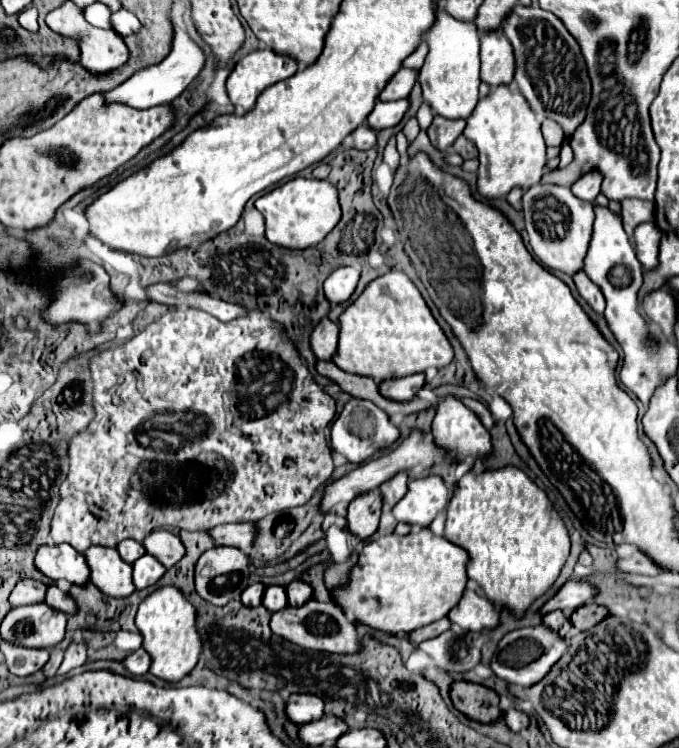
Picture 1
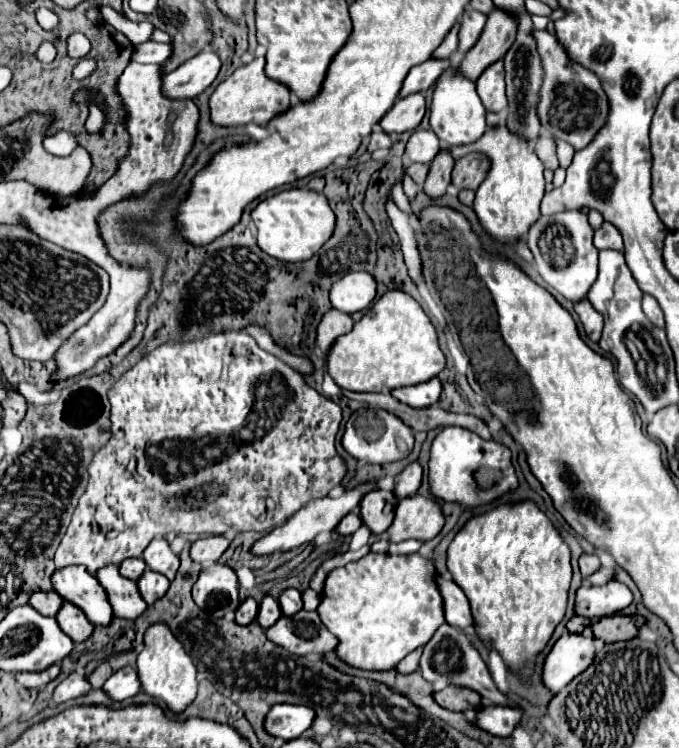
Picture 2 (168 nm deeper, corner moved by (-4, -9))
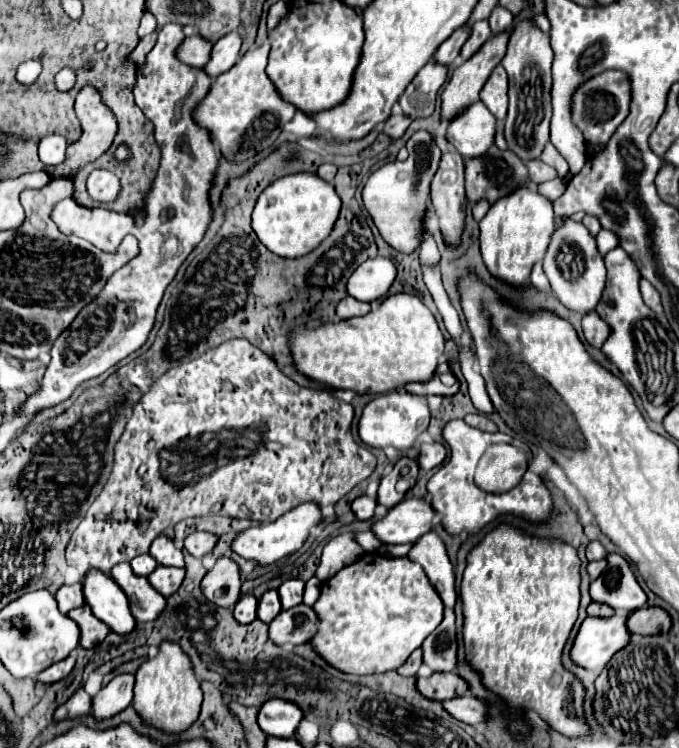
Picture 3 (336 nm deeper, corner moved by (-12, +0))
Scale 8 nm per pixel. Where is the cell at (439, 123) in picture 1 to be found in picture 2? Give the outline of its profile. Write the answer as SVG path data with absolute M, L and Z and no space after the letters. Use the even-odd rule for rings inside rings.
M440 151L440 155L430 163L428 177L422 185L422 191L432 199L440 199L446 195L446 189L450 185L450 173L454 169L454 159L448 151Z

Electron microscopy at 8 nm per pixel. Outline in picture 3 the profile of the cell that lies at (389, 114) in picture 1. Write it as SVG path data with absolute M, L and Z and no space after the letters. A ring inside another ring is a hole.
M428 62L416 74L416 78L408 84L408 88L404 90L404 94L398 100L404 114L410 118L430 116L436 106L436 94L440 90L440 86L446 82L446 76L448 76L446 66Z

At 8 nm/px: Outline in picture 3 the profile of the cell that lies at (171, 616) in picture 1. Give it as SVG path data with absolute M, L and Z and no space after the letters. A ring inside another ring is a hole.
M162 642L158 654L140 664L134 686L134 708L152 726L164 732L184 732L200 714L202 690L194 674L192 660L180 650L178 642Z

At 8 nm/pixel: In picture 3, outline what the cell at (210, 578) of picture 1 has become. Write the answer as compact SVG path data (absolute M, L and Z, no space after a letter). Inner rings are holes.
M228 556L218 558L202 580L204 596L222 608L234 608L234 604L240 600L240 586L240 568Z

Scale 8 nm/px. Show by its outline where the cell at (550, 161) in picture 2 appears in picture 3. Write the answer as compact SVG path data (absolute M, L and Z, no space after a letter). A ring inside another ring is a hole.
M548 142L548 146L544 146L540 158L542 158L546 164L550 164L552 168L556 168L560 178L564 178L564 174L568 172L568 164L566 164L566 160L560 156L560 152L558 152L550 142Z

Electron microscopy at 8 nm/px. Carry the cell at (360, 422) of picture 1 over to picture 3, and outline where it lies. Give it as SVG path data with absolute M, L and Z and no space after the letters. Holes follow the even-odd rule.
M390 392L382 394L374 400L370 400L364 406L362 418L360 418L360 438L370 448L386 448L392 446L396 450L410 450L420 436L428 428L430 422L430 410L426 406L426 400L420 396L412 396L408 392Z

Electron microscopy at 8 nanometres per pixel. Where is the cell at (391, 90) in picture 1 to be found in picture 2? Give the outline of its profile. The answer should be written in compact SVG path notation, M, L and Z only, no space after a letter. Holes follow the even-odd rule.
M428 59L420 65L416 65L408 77L404 79L400 97L410 95L412 91L426 91L430 85L434 85L434 81L446 71L450 69L450 59Z

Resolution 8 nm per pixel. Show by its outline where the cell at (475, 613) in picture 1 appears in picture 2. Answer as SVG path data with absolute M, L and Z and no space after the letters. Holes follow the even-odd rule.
M436 575L434 581L436 581L436 587L438 587L442 601L444 601L446 623L452 627L460 627L460 629L472 627L474 623L472 623L470 605L468 605L464 591L452 579L444 579L444 577Z

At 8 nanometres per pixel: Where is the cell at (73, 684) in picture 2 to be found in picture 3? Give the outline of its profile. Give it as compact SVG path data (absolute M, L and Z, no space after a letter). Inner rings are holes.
M78 688L70 700L62 706L56 708L54 720L64 720L64 718L76 718L80 714L88 714L92 710L92 696L84 692L84 688Z

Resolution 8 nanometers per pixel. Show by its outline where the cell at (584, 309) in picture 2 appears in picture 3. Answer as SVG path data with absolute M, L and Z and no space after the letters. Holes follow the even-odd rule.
M592 310L592 314L584 314L582 316L582 330L584 330L584 336L590 344L594 346L602 346L604 340L608 338L610 334L610 326Z

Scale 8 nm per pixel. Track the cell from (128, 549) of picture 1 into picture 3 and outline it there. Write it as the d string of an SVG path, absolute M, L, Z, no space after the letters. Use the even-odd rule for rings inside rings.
M142 554L142 556L136 556L132 562L130 562L134 574L138 576L148 576L154 568L156 568L156 560L150 556L150 554Z

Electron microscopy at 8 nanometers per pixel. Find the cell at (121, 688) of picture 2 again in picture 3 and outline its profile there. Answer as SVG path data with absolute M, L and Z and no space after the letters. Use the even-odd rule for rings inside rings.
M118 674L92 700L92 712L98 720L122 712L134 698L134 674Z

